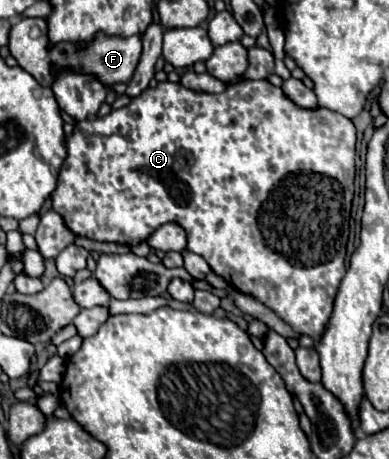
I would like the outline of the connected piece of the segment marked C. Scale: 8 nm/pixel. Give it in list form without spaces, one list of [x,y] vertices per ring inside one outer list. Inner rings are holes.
[[[162,81],[156,87],[148,87],[144,95],[132,99],[126,107],[112,111],[106,117],[86,119],[76,123],[76,129],[70,137],[66,137],[68,157],[58,177],[58,187],[52,193],[52,209],[58,211],[70,231],[74,235],[82,235],[94,241],[114,241],[120,245],[134,247],[140,241],[146,241],[152,231],[156,231],[164,223],[178,223],[188,237],[186,249],[202,255],[212,271],[220,275],[226,283],[238,289],[244,295],[254,297],[268,309],[272,309],[282,321],[286,321],[294,331],[304,333],[312,339],[320,339],[326,331],[328,319],[334,309],[334,297],[340,285],[340,279],[346,273],[346,243],[350,231],[350,209],[354,197],[354,175],[356,175],[356,129],[350,119],[344,115],[336,115],[334,111],[308,111],[296,107],[280,87],[264,81],[244,81],[230,85],[224,93],[198,93],[186,89],[180,83]]]

